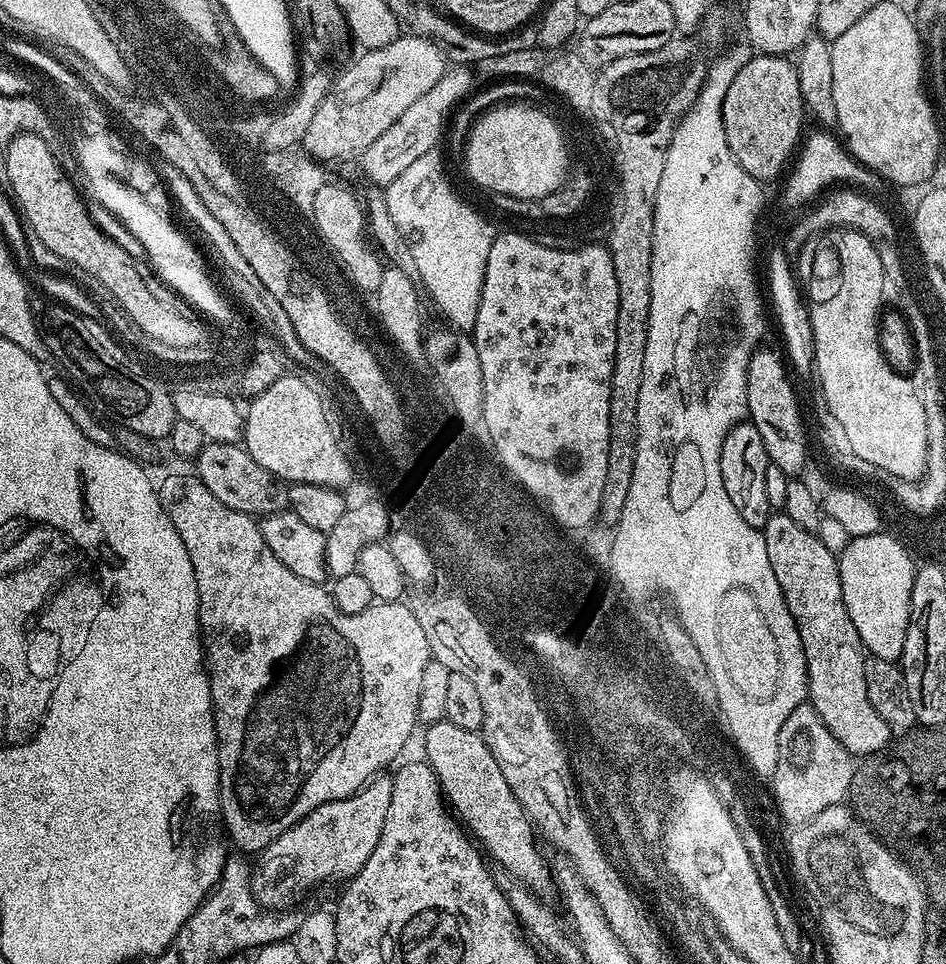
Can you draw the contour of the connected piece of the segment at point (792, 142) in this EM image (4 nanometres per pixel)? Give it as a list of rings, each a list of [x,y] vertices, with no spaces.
[[[753,55],[746,66],[734,74],[734,82],[730,82],[722,102],[722,122],[730,154],[734,154],[746,174],[761,182],[779,181],[785,175],[790,161],[797,155],[804,120],[806,109],[802,90],[798,90],[796,65],[783,55]]]

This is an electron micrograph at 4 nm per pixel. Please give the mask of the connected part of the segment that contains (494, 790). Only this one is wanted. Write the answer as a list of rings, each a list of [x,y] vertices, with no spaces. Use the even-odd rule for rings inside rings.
[[[446,719],[429,724],[423,730],[423,759],[432,767],[445,801],[454,809],[459,821],[479,841],[483,851],[489,857],[492,855],[503,871],[512,875],[519,884],[525,884],[532,893],[543,894],[548,887],[551,889],[554,872],[548,869],[536,845],[537,829],[528,819],[518,798],[514,798],[514,790],[510,790],[498,762],[494,762],[494,754],[490,754],[483,735],[462,730],[462,726],[454,726],[454,722]]]

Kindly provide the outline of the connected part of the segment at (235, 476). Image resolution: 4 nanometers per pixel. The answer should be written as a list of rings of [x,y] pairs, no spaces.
[[[205,443],[194,461],[194,467],[195,475],[204,483],[206,490],[210,490],[210,494],[214,494],[222,506],[230,506],[230,510],[245,512],[253,518],[263,518],[288,508],[285,481],[258,466],[258,462],[250,458],[247,448],[240,444]]]

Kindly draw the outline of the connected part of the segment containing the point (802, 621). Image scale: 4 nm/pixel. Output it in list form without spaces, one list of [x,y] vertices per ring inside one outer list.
[[[783,510],[769,516],[762,531],[774,578],[782,586],[786,606],[802,638],[808,675],[807,703],[853,757],[884,751],[893,743],[894,730],[870,706],[866,694],[866,649],[854,622],[850,622],[850,614],[846,614],[837,553],[826,550],[816,533],[802,530]]]

